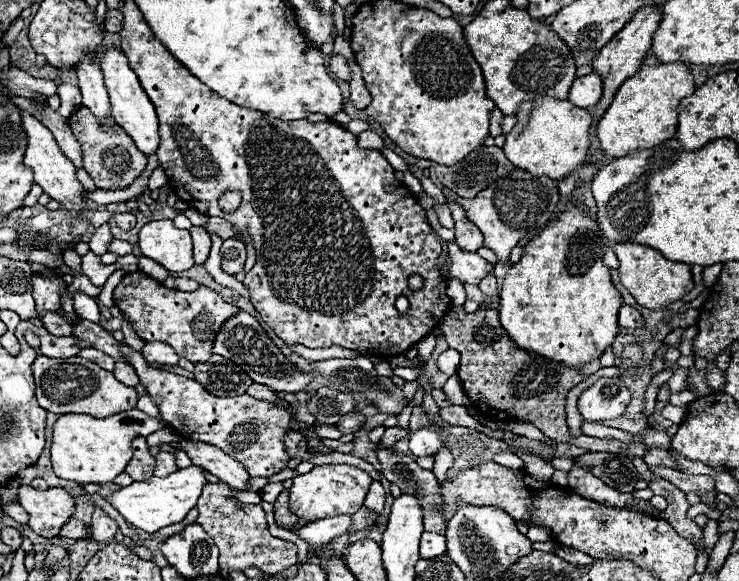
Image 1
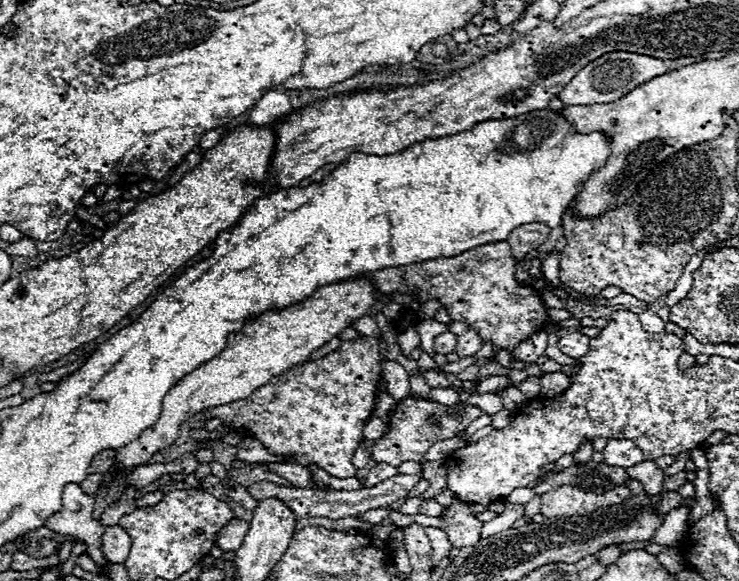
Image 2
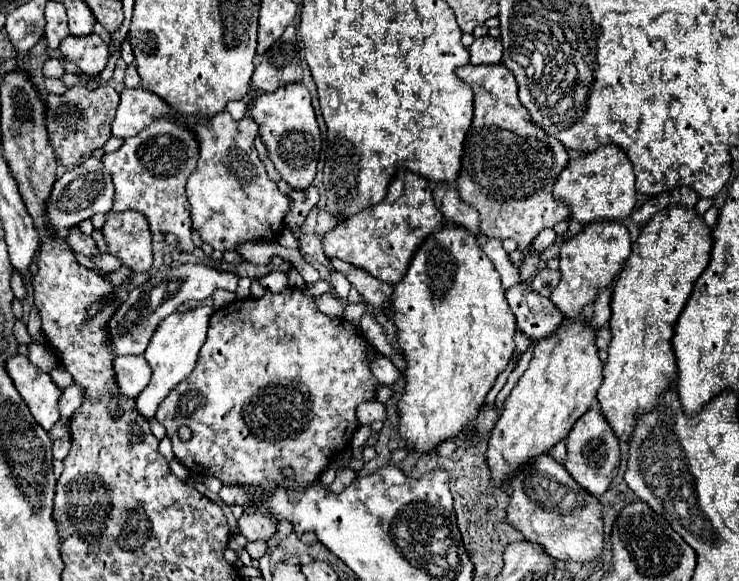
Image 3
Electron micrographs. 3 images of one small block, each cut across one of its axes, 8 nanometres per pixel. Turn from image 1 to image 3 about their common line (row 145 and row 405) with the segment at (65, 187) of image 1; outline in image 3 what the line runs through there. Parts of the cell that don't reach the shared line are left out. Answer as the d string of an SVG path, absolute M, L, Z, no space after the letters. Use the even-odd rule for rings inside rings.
M16 354L8 358L6 362L6 372L12 378L16 390L28 404L34 420L50 432L54 424L60 420L58 412L58 398L60 398L60 388L54 386L50 374L42 372L40 368L34 368L30 360L22 354Z

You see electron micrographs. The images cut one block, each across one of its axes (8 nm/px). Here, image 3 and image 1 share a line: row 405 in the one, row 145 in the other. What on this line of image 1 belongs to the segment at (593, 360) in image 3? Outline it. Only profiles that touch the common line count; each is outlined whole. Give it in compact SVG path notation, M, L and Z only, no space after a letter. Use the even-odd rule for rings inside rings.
M534 100L522 104L518 116L518 124L512 132L506 134L504 152L506 158L516 166L534 176L548 176L552 180L560 180L578 170L592 148L592 114L584 108L574 106L568 100Z

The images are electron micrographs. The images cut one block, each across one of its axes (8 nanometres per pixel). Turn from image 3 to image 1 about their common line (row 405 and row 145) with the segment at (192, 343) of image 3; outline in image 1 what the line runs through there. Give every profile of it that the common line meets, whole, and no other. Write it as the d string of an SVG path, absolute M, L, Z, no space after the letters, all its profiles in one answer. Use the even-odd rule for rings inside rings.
M108 48L102 54L100 66L102 66L104 82L106 82L106 88L108 88L108 94L110 94L110 102L112 102L112 118L116 120L118 126L122 126L128 132L128 136L136 142L136 146L144 154L156 154L156 150L160 146L156 110L154 110L152 102L148 100L144 88L140 86L138 76L128 66L128 58L122 52L118 52L114 48Z

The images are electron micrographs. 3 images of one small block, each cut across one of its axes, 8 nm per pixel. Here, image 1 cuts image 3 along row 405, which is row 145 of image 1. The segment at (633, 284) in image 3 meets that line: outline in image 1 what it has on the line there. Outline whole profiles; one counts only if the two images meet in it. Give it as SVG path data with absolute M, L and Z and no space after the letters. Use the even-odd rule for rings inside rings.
M666 62L658 66L642 66L634 76L624 80L612 104L596 124L600 148L614 158L628 156L638 150L658 146L662 140L674 138L678 130L678 104L696 90L690 68L684 62Z

